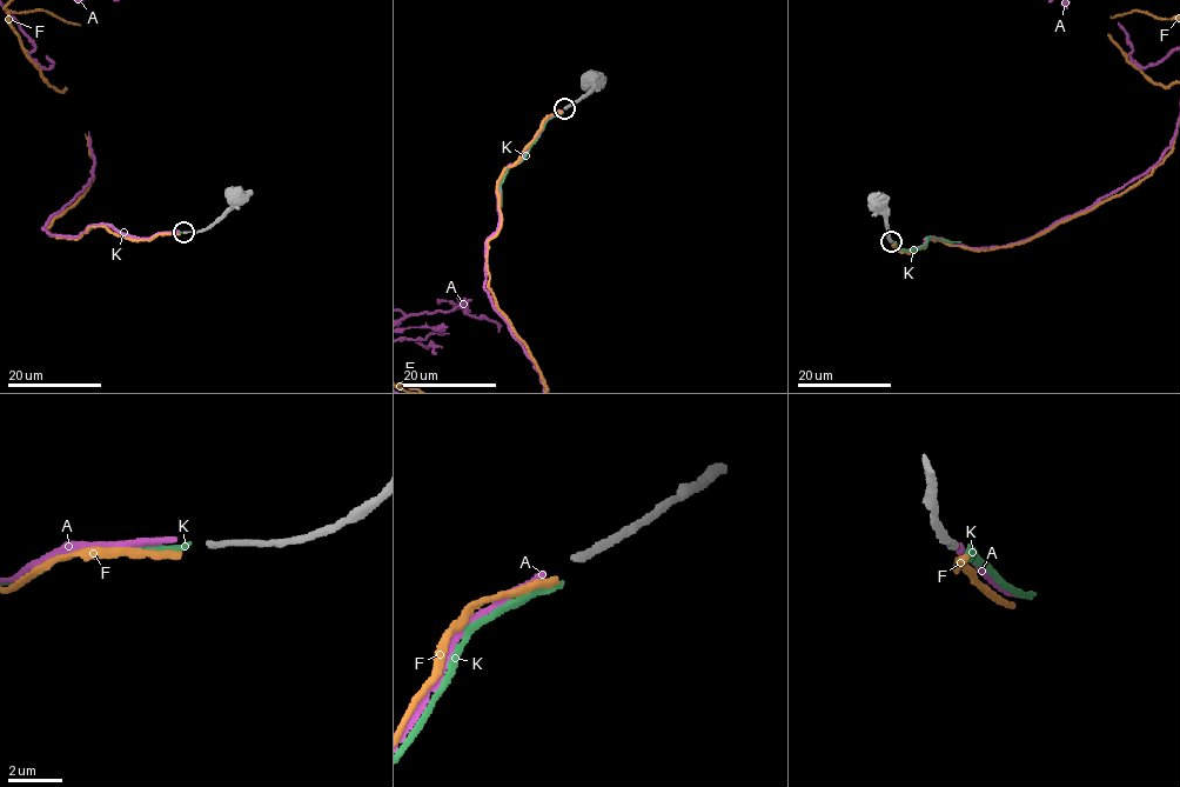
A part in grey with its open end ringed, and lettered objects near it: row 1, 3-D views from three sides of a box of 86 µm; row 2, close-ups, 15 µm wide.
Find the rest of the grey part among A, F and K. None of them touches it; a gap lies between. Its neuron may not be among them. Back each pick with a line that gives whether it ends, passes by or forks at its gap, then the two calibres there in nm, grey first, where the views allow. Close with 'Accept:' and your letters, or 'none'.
A: it ends | 240/240 nm
Accept: A

